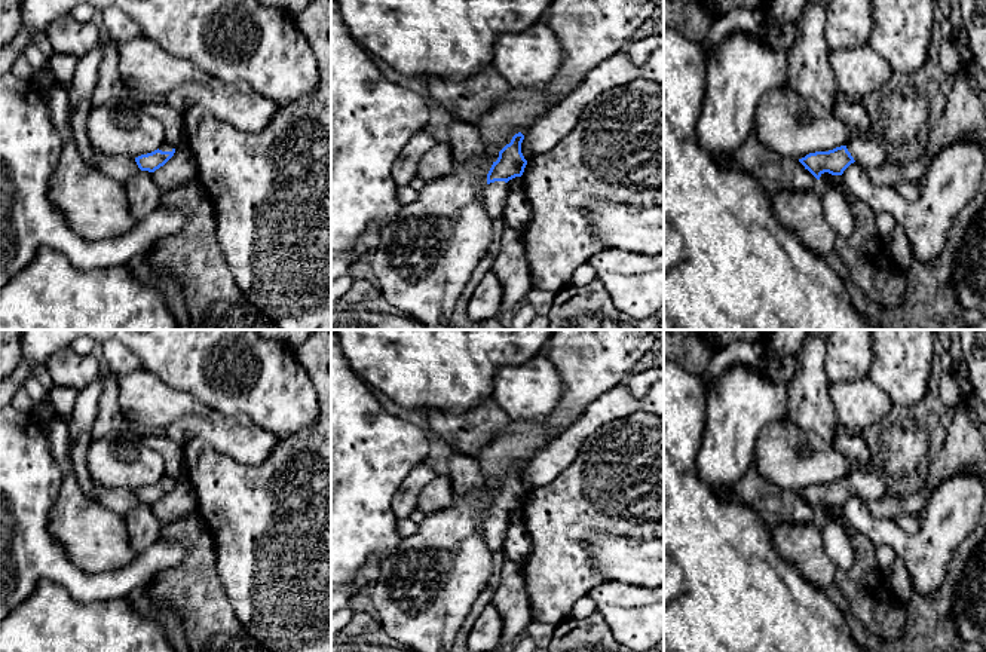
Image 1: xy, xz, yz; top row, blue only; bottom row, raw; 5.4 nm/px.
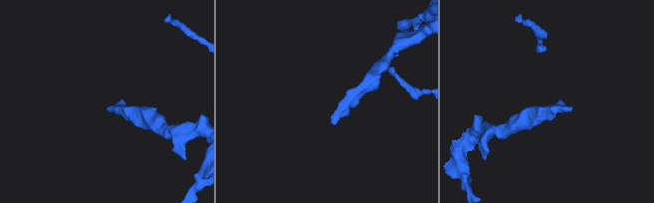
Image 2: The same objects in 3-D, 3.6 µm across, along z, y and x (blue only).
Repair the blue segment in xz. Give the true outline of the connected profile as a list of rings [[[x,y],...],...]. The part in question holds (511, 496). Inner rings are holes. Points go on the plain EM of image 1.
[[[521,465],[515,466],[511,475],[499,484],[497,493],[493,495],[487,506],[484,539],[492,551],[503,548],[509,526],[508,514],[521,509],[527,498],[521,486],[523,472]]]

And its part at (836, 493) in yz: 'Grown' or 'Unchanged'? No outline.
Grown

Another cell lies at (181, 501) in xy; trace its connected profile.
[[[187,477],[175,481],[174,489],[159,502],[151,505],[162,524],[180,521],[197,514],[197,496]]]

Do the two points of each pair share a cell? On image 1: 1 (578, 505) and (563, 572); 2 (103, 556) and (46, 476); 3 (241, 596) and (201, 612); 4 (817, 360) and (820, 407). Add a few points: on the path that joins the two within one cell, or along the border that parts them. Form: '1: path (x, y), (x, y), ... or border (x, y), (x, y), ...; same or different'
1: path (563, 522), (563, 556); same
2: border (64, 476), (58, 499), (49, 514), (48, 526); different
3: border (216, 568), (227, 600), (238, 621), (247, 630); different
4: path (815, 372), (815, 395); same

